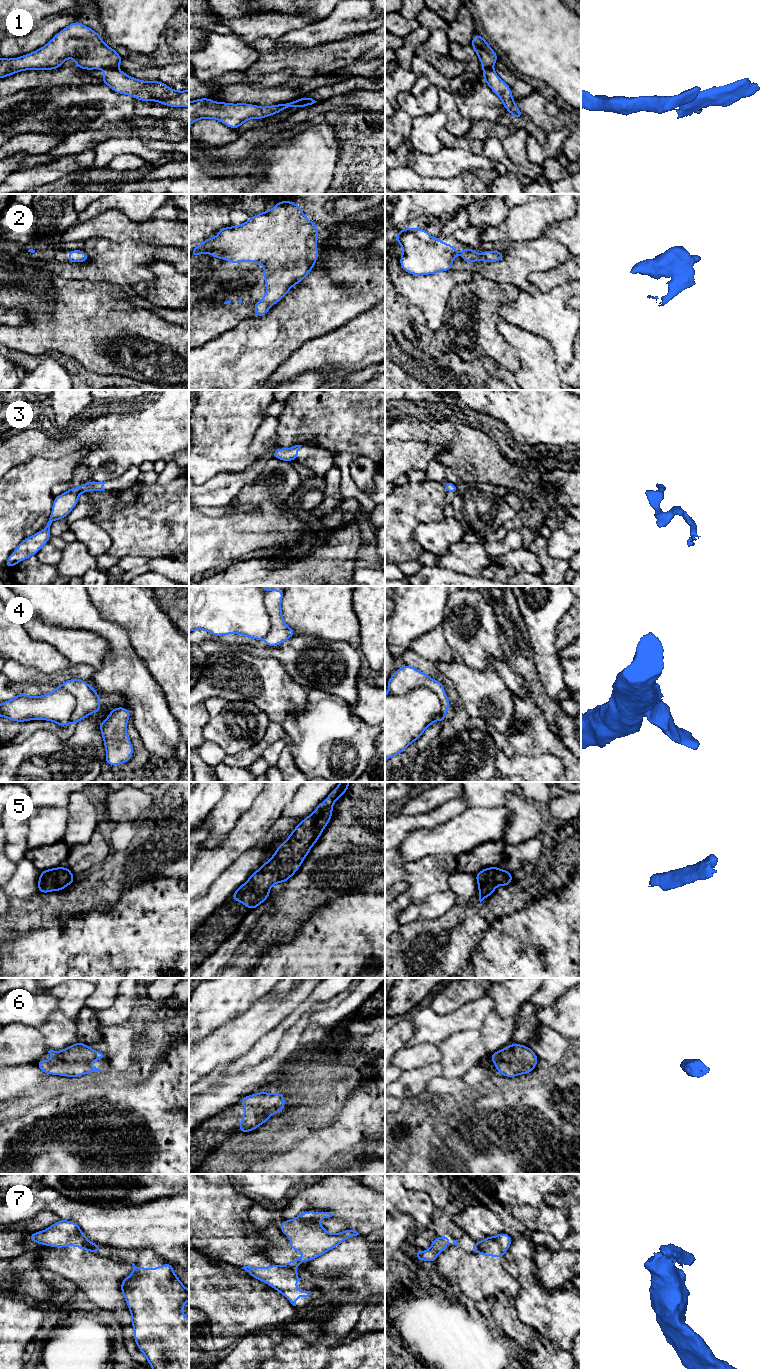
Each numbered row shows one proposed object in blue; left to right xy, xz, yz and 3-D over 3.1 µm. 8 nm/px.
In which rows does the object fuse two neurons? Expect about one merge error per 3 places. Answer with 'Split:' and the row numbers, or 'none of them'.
Split: 1, 4, 7

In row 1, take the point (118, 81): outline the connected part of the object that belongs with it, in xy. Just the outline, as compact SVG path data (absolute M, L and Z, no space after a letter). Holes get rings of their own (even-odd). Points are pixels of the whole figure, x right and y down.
M110 68L104 69L102 83L114 92L141 101L156 101L170 107L189 107L189 90L176 91L160 81L143 81Z

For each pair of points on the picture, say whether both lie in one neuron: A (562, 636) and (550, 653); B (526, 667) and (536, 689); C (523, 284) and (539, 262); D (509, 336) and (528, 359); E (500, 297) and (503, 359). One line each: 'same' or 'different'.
A: different
B: same
C: same
D: same
E: same

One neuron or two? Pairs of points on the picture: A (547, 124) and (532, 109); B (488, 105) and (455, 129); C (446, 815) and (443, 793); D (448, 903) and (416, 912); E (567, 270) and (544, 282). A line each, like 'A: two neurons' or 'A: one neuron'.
A: one neuron
B: two neurons
C: two neurons
D: one neuron
E: one neuron

